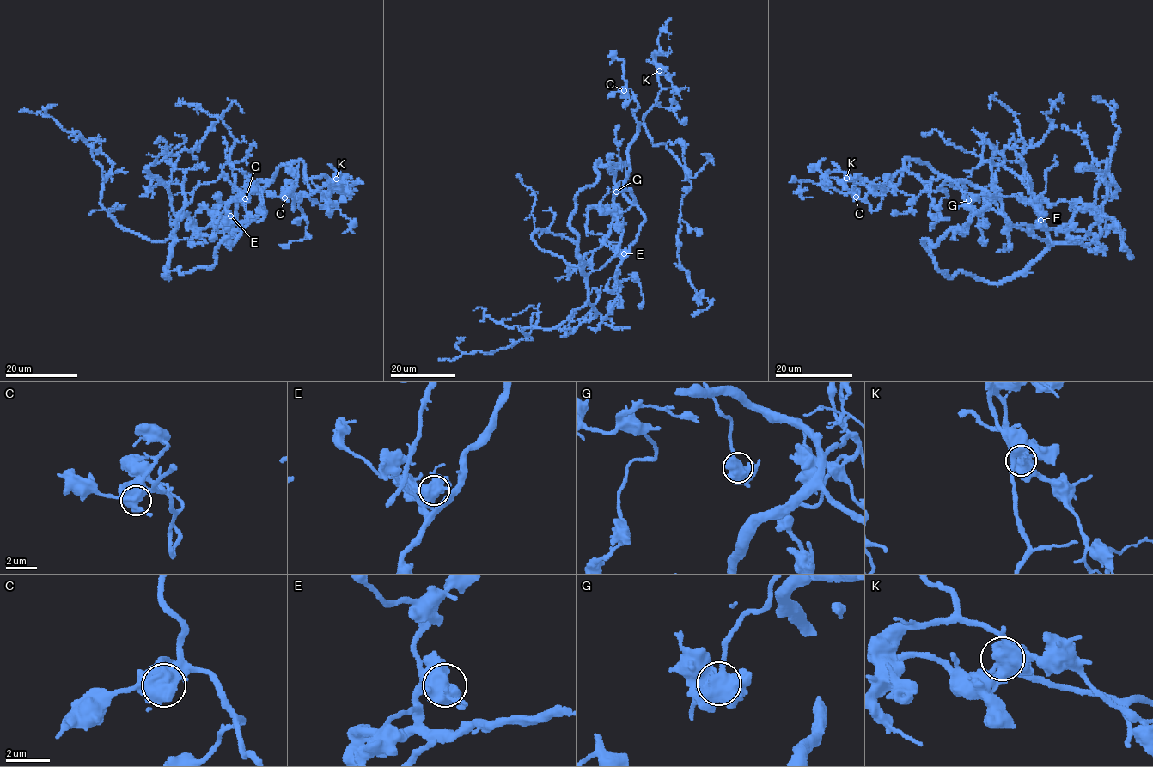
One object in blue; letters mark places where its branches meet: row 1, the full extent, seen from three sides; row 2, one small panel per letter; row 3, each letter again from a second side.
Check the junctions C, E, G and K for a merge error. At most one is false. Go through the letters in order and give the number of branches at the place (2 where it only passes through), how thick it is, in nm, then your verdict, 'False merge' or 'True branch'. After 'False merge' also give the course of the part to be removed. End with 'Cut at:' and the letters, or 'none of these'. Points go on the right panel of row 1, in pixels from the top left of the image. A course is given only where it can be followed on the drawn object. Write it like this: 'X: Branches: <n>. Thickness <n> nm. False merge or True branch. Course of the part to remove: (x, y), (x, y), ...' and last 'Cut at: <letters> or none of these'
C: Branches: 3. Thickness 600 nm. True branch
E: Branches: 3. Thickness 550 nm. True branch
G: Branches: 3. Thickness 550 nm. True branch
K: Branches: 3. Thickness 550 nm. False merge. Course of the part to remove: (846, 178), (846, 173), (832, 171), (822, 184), (803, 181), (799, 187), (800, 196), (803, 198), (813, 197)
Cut at: K

